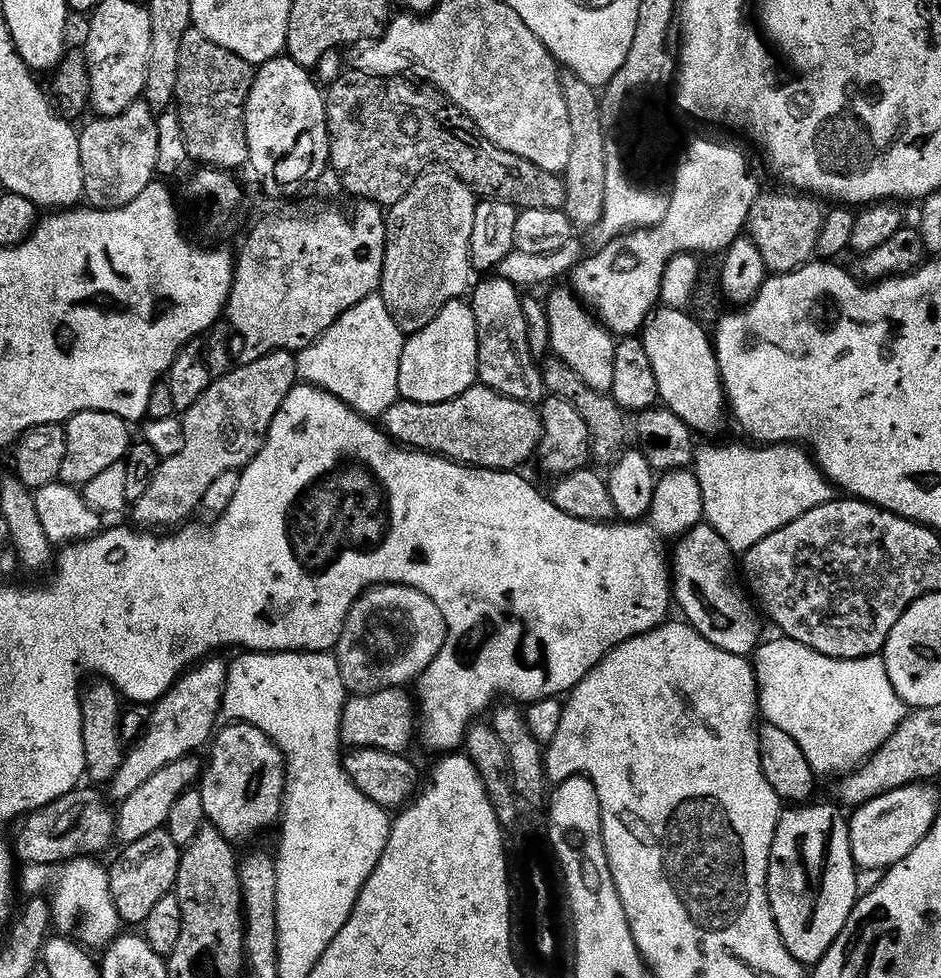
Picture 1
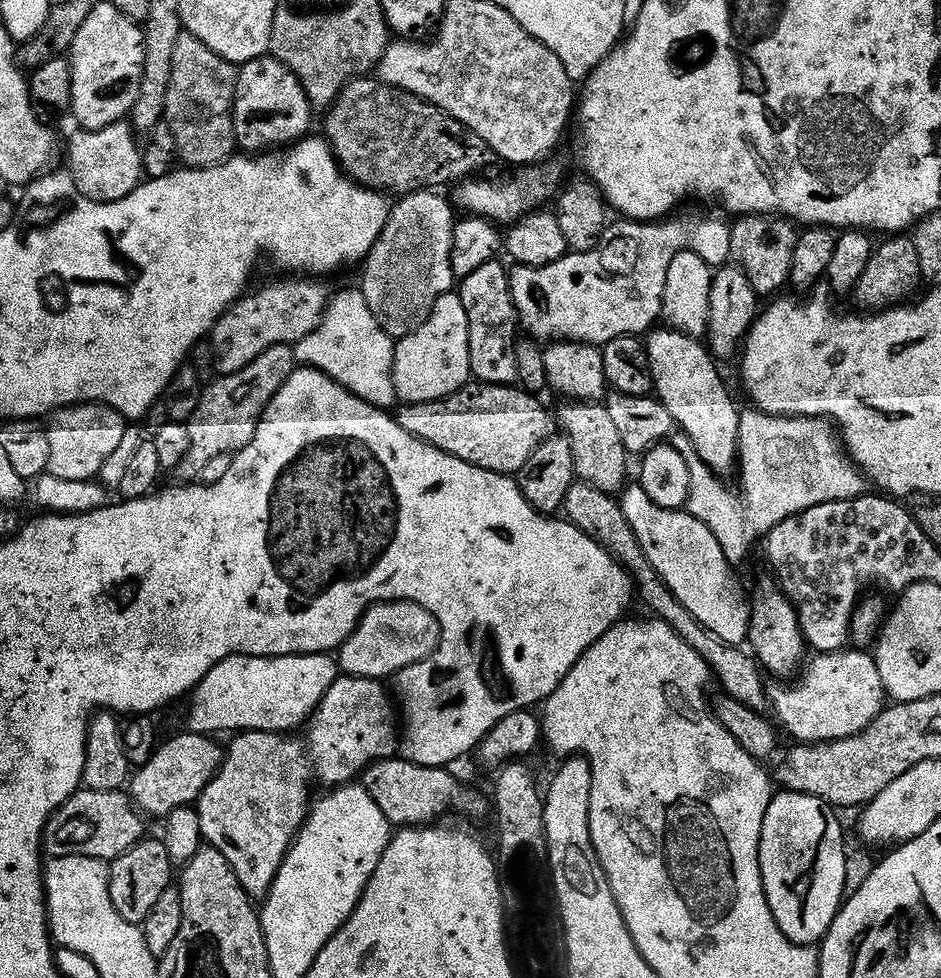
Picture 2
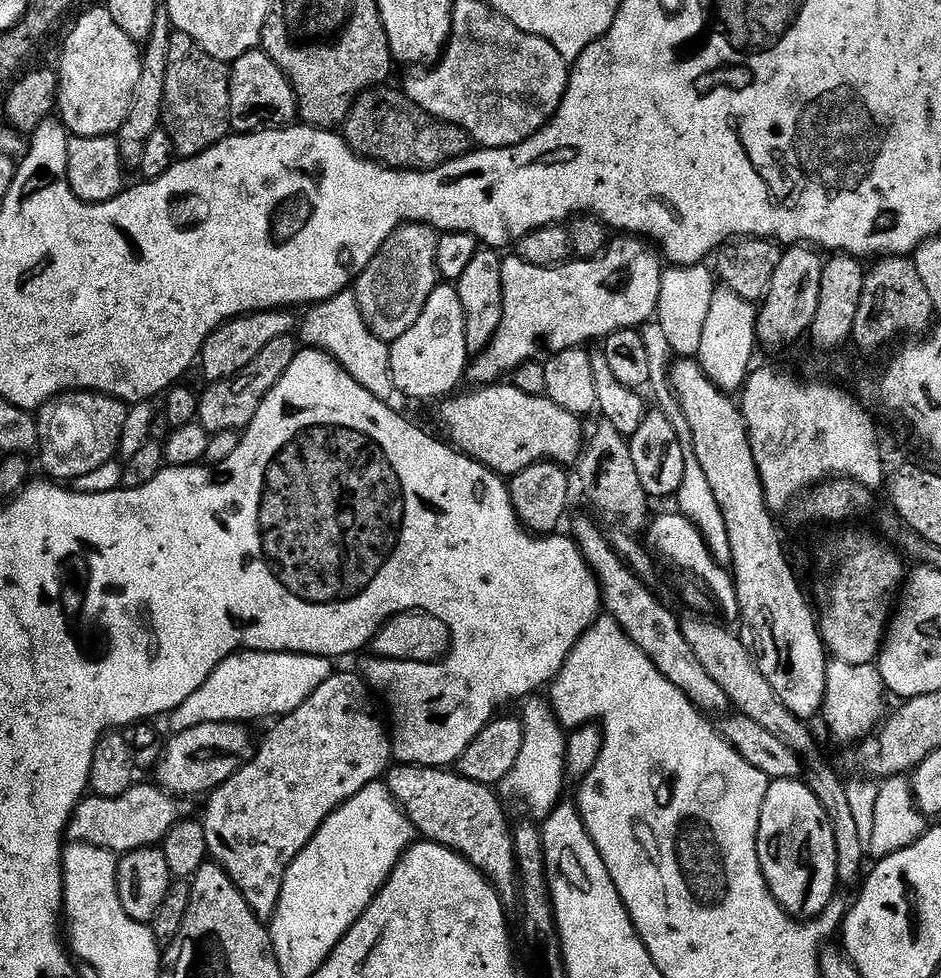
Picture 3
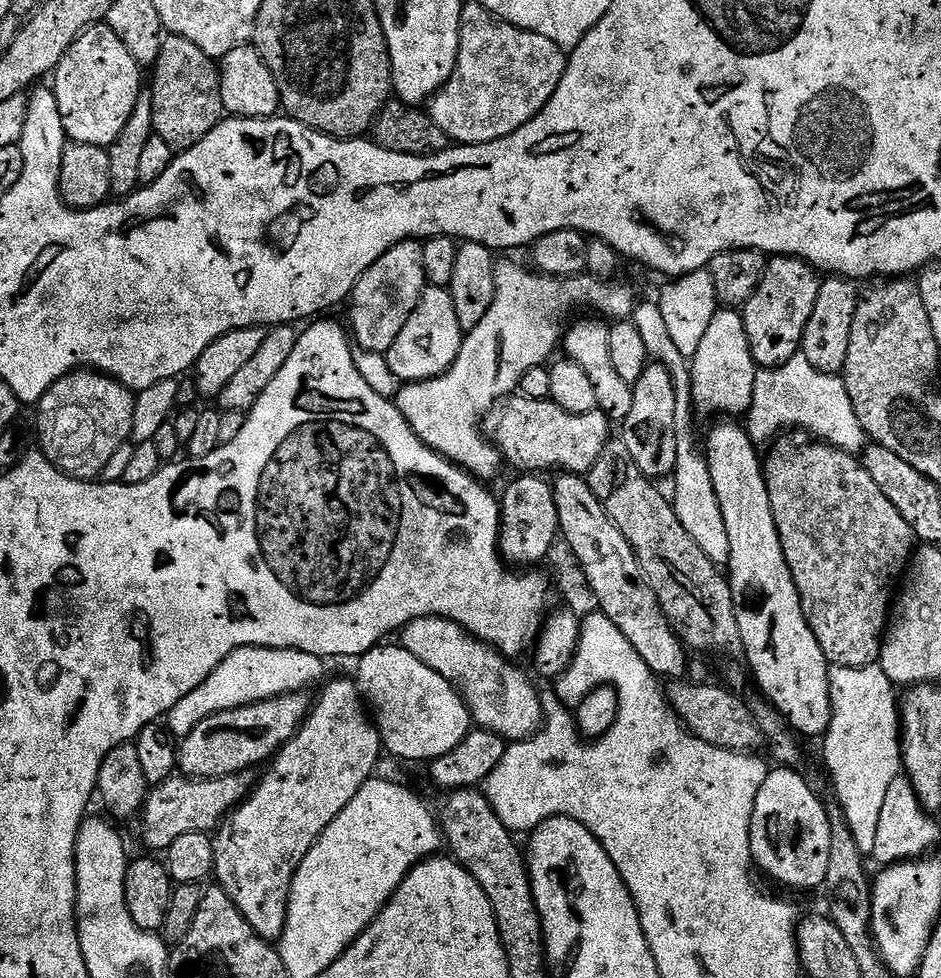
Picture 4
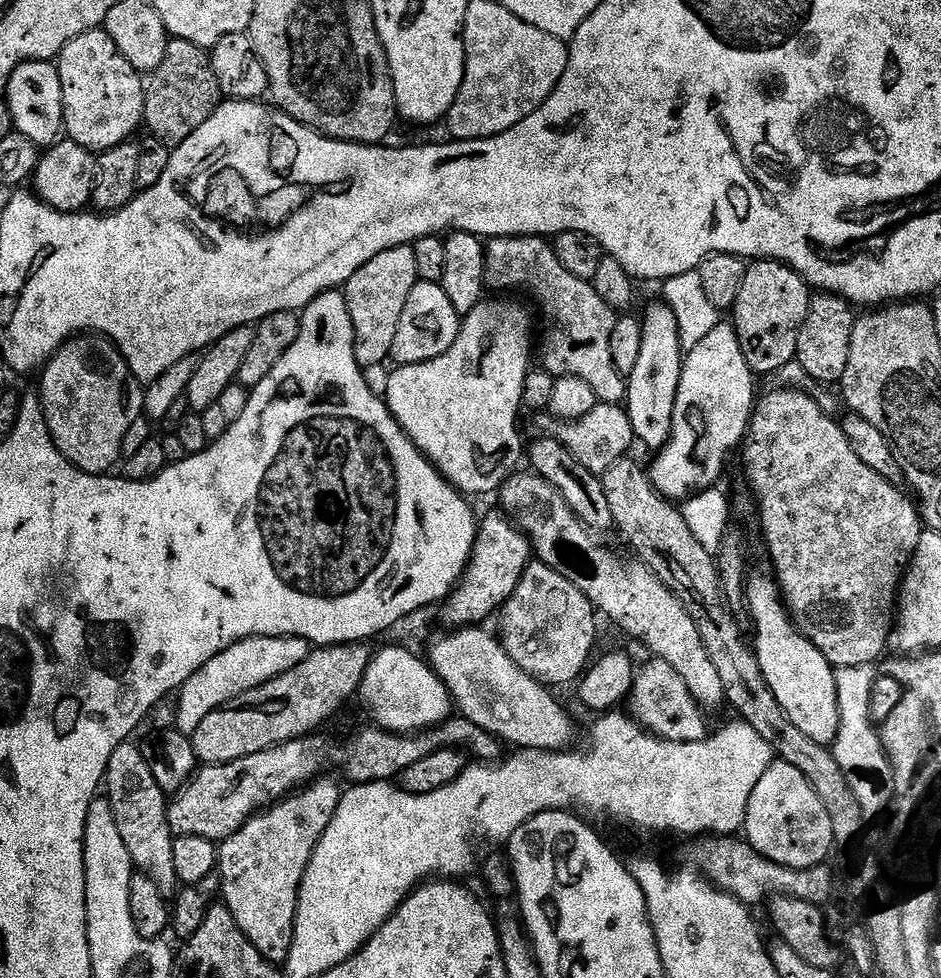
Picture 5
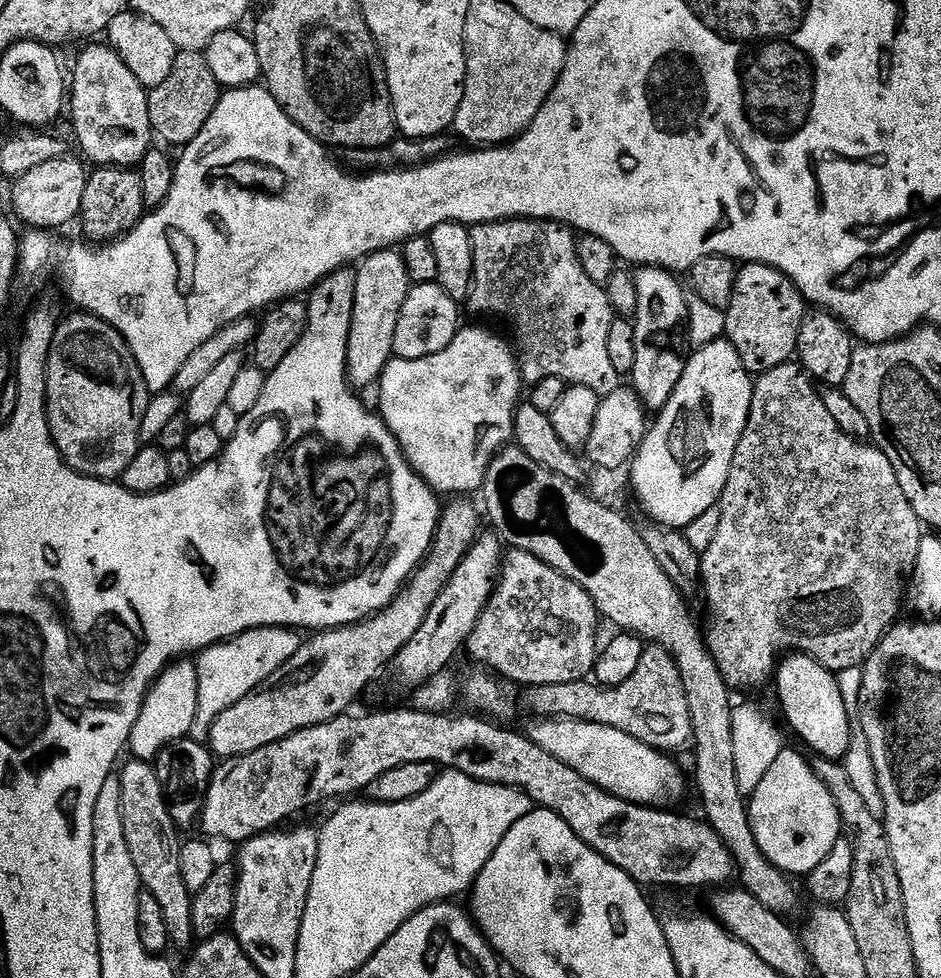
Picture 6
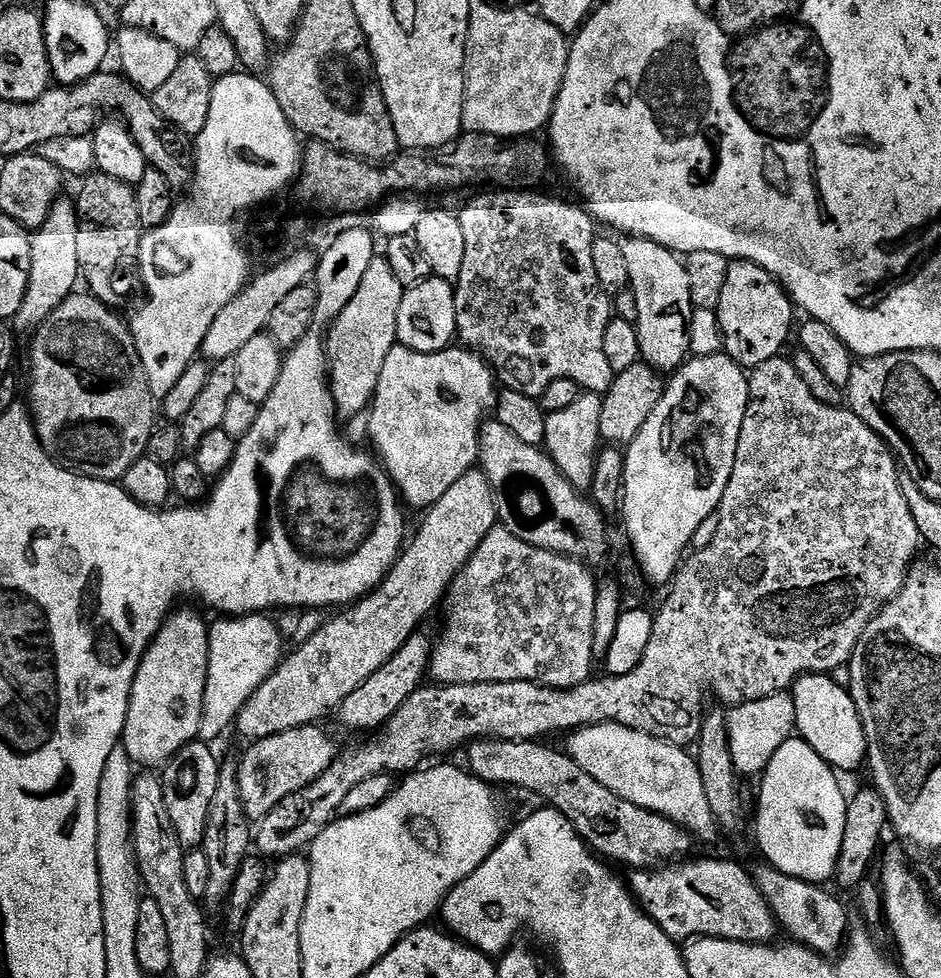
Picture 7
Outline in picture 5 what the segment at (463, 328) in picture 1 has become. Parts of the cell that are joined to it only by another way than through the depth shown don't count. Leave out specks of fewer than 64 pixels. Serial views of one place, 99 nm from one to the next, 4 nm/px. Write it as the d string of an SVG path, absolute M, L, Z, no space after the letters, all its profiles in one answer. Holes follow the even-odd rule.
M418 282L414 290L410 292L410 298L406 300L406 310L402 310L402 322L398 322L398 334L394 334L394 346L390 357L391 363L396 366L406 364L422 364L446 354L450 346L460 333L460 322L462 317L450 306L450 298L446 298L446 290L442 290L438 284L425 284Z

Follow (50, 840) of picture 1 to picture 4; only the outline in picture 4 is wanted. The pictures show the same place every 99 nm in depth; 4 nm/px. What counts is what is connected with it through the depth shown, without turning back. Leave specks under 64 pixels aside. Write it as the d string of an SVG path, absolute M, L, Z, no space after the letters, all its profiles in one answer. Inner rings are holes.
M251 771L235 772L229 776L200 780L176 774L171 780L155 785L149 791L142 815L139 817L140 832L144 835L145 842L152 848L167 850L174 842L174 838L182 838L182 834L215 833L228 813L237 808L243 800L247 800L249 792L254 787L252 775Z

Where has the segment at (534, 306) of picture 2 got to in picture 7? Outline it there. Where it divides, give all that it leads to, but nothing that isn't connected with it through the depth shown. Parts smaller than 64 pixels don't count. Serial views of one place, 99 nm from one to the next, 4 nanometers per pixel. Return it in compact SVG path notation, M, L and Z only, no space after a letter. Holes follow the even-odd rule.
M397 346L386 354L386 366L382 366L382 378L378 378L376 395L370 405L372 417L368 420L368 432L372 435L371 447L375 455L409 509L431 508L442 494L446 494L446 490L450 490L450 486L454 486L454 482L458 482L458 478L462 478L462 474L477 467L480 427L495 409L497 395L498 380L491 364L463 346L449 346L442 352L415 352Z

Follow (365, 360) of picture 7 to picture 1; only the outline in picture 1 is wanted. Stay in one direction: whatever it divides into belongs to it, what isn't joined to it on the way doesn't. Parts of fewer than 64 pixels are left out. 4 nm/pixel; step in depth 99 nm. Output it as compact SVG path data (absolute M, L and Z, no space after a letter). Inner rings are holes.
M429 170L408 191L406 198L402 198L402 202L387 209L386 262L382 266L382 282L378 294L386 302L386 310L390 310L390 318L394 318L394 322L398 322L406 334L426 330L426 326L430 326L430 322L442 314L442 306L469 295L474 284L470 237L474 231L474 210L477 203L476 193L467 188L453 172Z

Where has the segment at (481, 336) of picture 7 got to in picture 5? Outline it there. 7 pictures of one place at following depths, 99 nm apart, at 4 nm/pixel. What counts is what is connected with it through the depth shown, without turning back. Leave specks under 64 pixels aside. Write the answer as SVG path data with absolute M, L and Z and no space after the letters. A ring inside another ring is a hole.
M498 236L487 241L486 285L496 294L516 294L525 292L530 299L536 300L540 307L540 316L544 319L544 333L538 336L538 364L545 368L551 376L573 376L582 378L582 382L594 390L597 401L601 404L623 405L628 399L626 378L614 366L614 357L610 354L610 334L614 334L614 326L618 314L602 298L598 298L598 290L587 280L574 278L570 270L558 262L555 247L543 236Z

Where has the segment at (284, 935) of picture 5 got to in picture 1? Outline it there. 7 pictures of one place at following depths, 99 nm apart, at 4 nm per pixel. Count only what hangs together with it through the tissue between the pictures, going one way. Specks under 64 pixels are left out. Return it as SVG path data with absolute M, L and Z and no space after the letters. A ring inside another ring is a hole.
M391 688L370 696L352 696L344 706L340 728L344 740L353 749L377 748L387 752L407 753L412 735L418 732L418 708L404 688ZM229 723L211 741L212 757L202 772L198 791L207 823L228 840L252 840L279 821L284 806L284 755L262 730L249 724Z

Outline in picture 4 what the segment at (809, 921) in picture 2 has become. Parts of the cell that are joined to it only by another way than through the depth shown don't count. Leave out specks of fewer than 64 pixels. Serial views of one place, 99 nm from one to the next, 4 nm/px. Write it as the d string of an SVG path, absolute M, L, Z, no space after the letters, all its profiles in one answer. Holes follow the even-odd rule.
M776 766L769 771L762 790L754 806L750 822L750 846L752 858L757 869L760 868L772 880L785 884L788 888L816 888L823 885L826 878L826 866L830 866L830 822L825 801L820 801L812 793L812 788L800 777L799 771Z

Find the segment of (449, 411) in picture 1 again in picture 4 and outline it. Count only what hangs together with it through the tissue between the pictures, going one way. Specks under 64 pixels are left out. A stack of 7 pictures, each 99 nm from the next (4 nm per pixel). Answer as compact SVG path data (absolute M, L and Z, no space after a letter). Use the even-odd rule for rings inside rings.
M513 394L503 401L495 416L495 445L501 457L520 468L516 470L524 474L544 474L547 468L560 468L556 470L563 473L588 473L609 444L614 428L613 421L602 411L570 414L550 398L531 400L519 394Z

